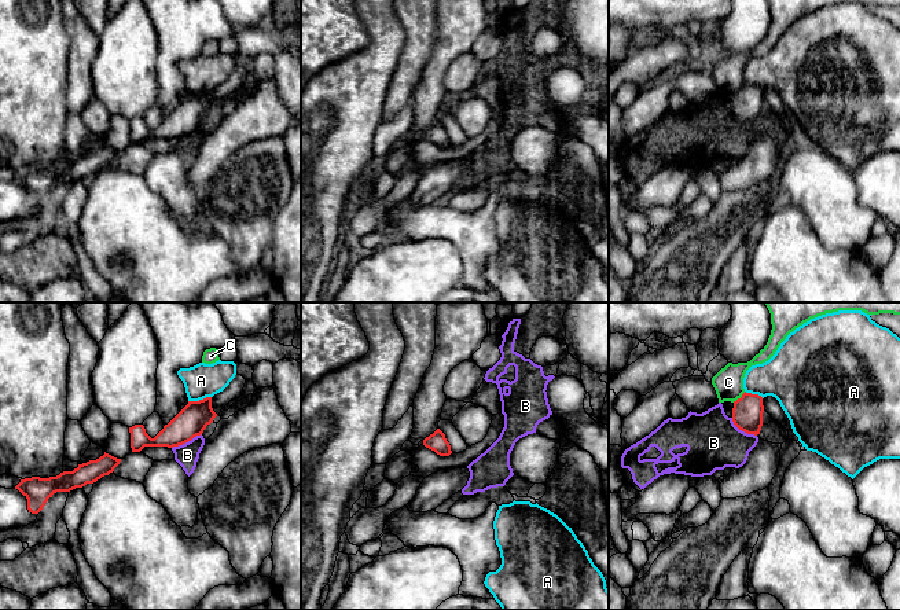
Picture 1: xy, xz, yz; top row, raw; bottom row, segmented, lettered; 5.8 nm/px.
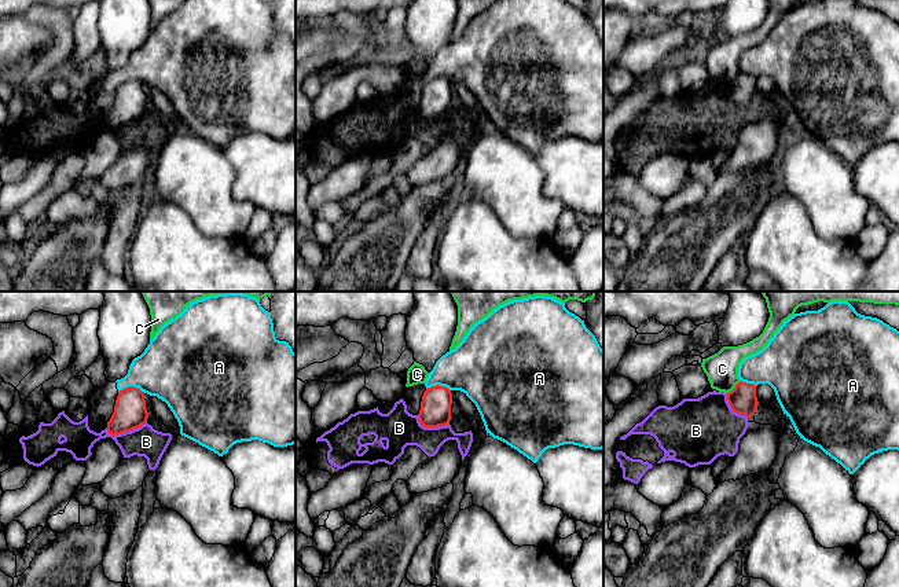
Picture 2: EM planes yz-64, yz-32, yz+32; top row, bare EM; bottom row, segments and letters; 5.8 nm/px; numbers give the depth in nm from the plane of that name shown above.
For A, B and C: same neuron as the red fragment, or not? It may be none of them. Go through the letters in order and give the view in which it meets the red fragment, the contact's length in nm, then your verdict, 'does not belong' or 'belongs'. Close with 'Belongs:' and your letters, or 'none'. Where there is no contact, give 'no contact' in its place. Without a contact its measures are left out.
A: xy | 140 nm | does not belong
B: xy | 200 nm | does not belong
C: yz | 100 nm | does not belong
Belongs: none

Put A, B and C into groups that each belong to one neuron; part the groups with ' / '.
A / B / C

